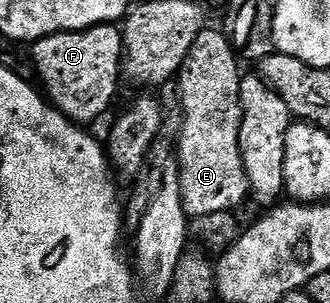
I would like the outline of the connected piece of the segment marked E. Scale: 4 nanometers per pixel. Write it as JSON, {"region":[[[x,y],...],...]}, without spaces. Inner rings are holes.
{"region":[[[205,27],[194,38],[194,46],[186,54],[184,64],[178,73],[180,85],[180,105],[184,111],[184,121],[180,127],[178,141],[178,167],[182,200],[189,217],[195,218],[206,214],[218,214],[239,209],[239,204],[249,199],[248,179],[240,153],[240,72],[241,61],[230,46],[223,31]]]}

